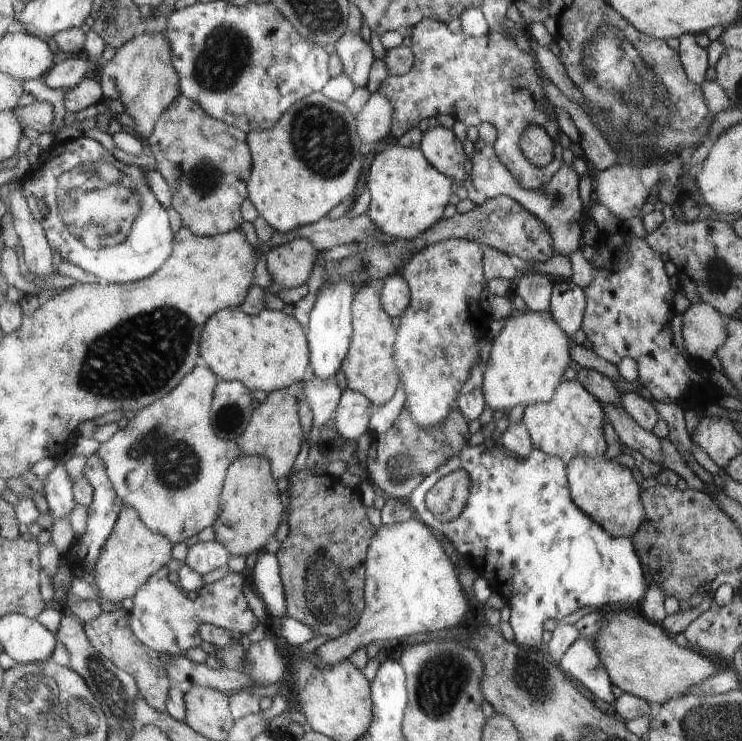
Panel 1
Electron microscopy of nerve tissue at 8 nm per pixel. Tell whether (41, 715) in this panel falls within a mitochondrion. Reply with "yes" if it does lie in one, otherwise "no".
yes

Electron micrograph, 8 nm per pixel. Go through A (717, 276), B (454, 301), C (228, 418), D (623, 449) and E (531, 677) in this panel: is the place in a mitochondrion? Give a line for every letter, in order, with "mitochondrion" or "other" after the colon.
A: mitochondrion
B: other
C: mitochondrion
D: other
E: mitochondrion

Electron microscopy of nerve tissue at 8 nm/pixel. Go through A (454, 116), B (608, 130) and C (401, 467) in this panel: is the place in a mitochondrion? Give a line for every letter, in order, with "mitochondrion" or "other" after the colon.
A: other
B: mitochondrion
C: mitochondrion

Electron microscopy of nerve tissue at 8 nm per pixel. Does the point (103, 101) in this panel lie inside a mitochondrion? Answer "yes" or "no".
no

